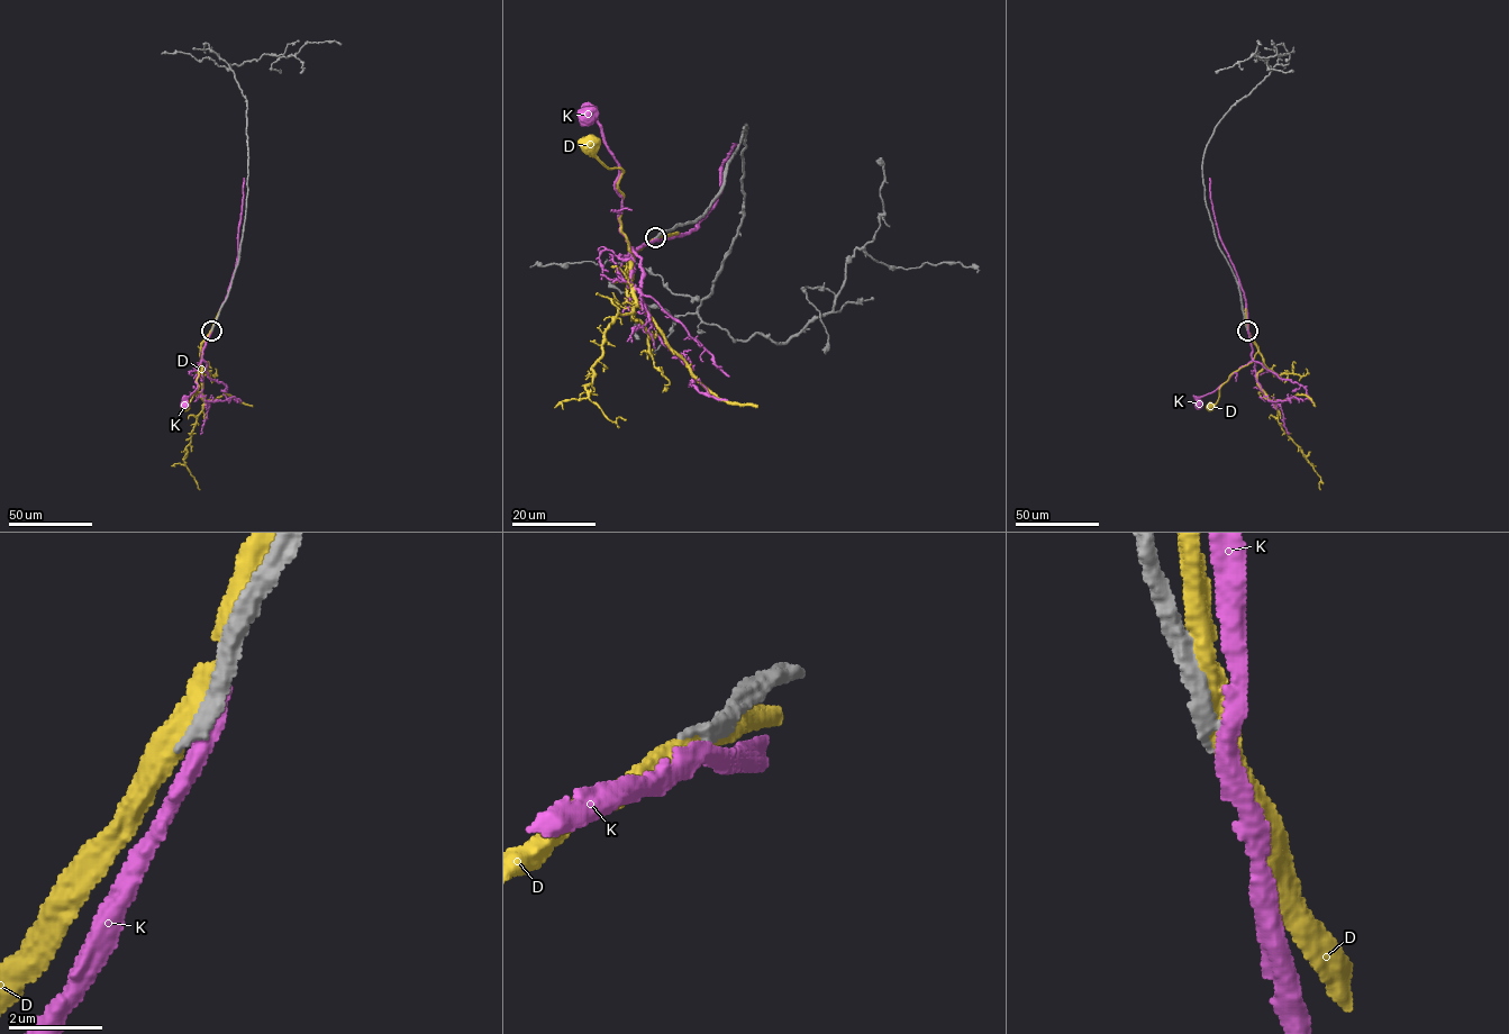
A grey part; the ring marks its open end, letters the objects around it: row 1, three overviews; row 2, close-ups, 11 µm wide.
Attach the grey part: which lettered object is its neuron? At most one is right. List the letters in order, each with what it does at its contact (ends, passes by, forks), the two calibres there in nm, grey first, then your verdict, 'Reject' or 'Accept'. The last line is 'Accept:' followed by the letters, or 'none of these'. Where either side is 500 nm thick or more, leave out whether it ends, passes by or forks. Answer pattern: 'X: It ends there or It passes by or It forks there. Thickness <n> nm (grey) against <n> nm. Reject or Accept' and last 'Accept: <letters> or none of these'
D: It passes by. Thickness 380 nm (grey) against 420 nm. Reject
K: It passes by. Thickness 400 nm (grey) against 400 nm. Reject
Accept: none of these

